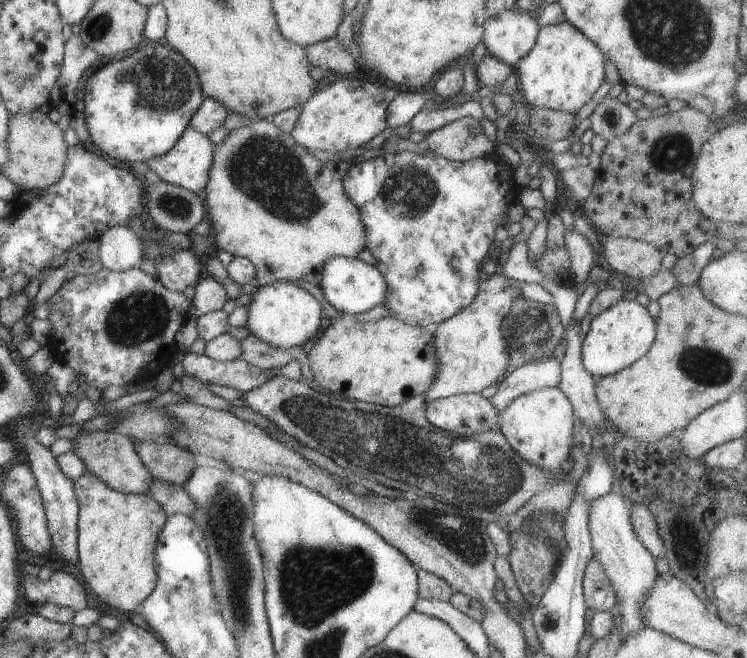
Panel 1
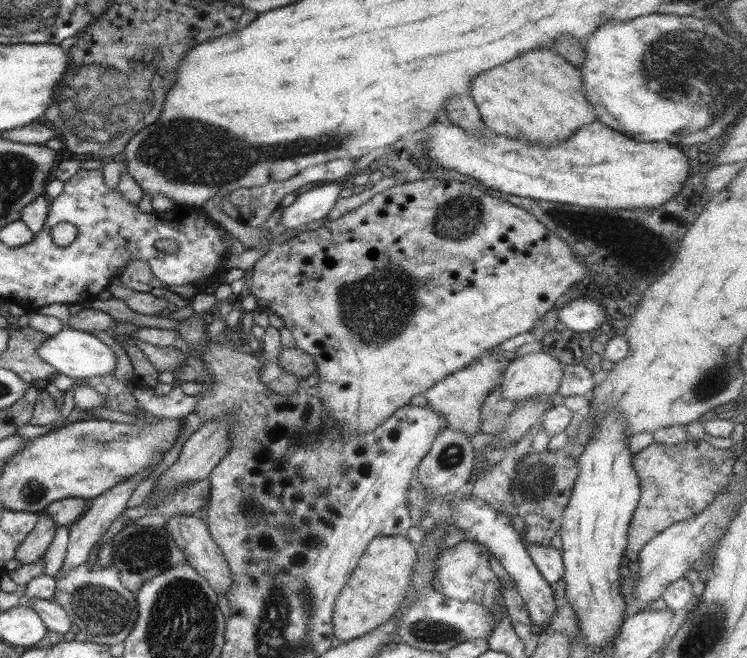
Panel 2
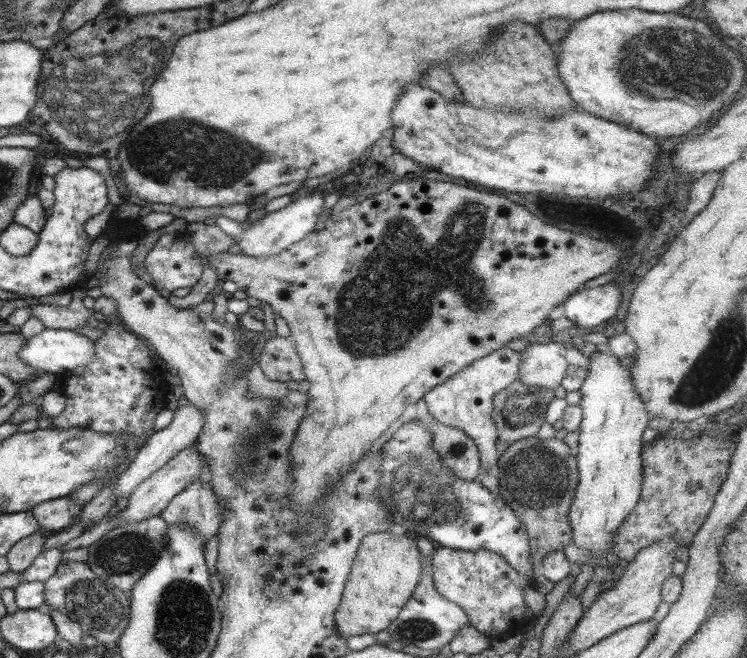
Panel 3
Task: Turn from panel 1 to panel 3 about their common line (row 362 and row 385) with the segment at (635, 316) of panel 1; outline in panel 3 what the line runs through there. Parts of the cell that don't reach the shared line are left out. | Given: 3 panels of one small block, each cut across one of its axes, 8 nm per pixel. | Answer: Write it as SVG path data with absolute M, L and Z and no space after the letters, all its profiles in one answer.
M602 348L594 353L588 364L589 373L580 390L583 419L580 423L577 469L579 470L575 498L569 508L568 520L572 529L572 543L603 557L613 544L617 532L640 500L643 485L643 462L641 452L644 443L642 434L649 425L649 416L644 403L635 391L629 370L619 364L619 359L609 349Z

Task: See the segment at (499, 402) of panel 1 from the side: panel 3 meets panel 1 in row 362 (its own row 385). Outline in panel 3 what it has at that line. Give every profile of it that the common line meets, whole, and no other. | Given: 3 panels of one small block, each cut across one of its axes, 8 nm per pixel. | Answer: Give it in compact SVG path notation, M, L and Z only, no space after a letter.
M540 340L530 344L520 353L521 363L517 380L522 384L552 390L561 385L569 367L564 345Z

